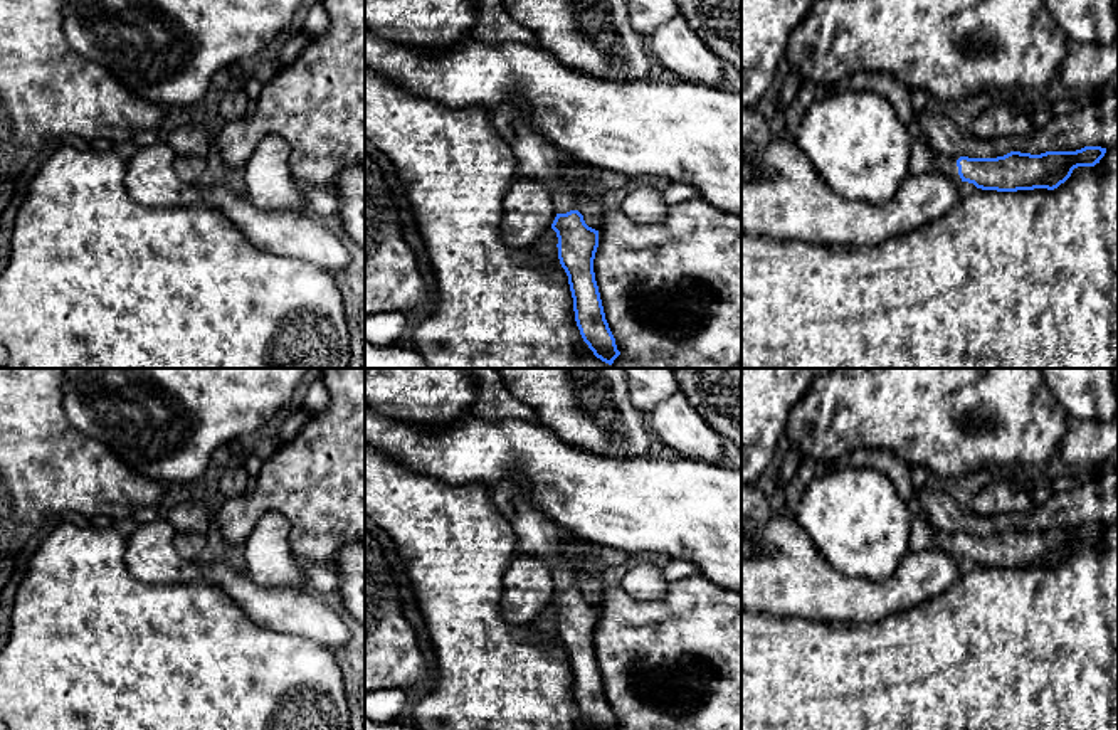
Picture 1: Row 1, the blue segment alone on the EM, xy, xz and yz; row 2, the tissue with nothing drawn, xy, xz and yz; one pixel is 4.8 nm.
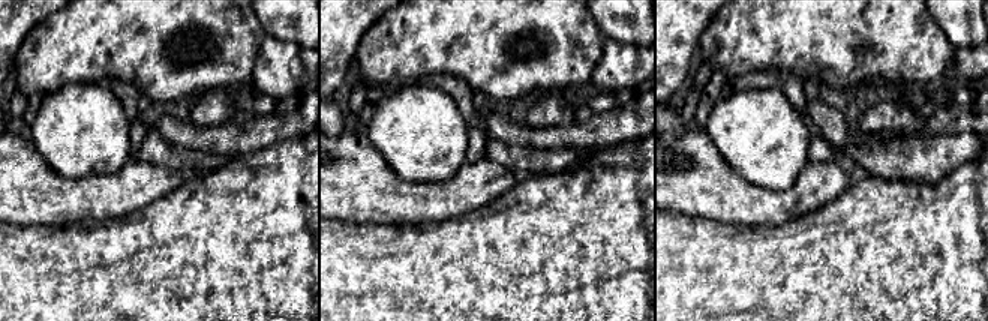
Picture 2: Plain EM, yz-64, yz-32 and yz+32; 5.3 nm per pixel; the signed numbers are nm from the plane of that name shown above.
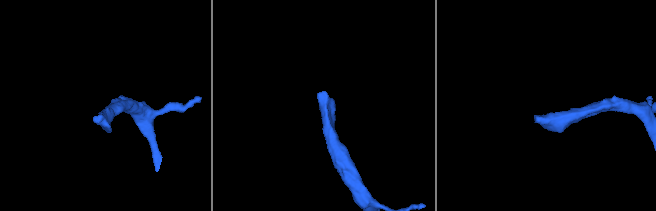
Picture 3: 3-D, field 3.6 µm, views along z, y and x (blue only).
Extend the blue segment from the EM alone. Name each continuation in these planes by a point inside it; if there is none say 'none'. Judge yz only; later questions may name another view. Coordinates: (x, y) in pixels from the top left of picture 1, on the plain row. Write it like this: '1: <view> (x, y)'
1: yz (945, 542)

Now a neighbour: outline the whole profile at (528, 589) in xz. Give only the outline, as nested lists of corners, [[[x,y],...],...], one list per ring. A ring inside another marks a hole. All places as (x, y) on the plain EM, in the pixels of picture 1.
[[[516,555],[503,575],[503,617],[509,624],[533,624],[555,594],[548,563],[538,557]]]

